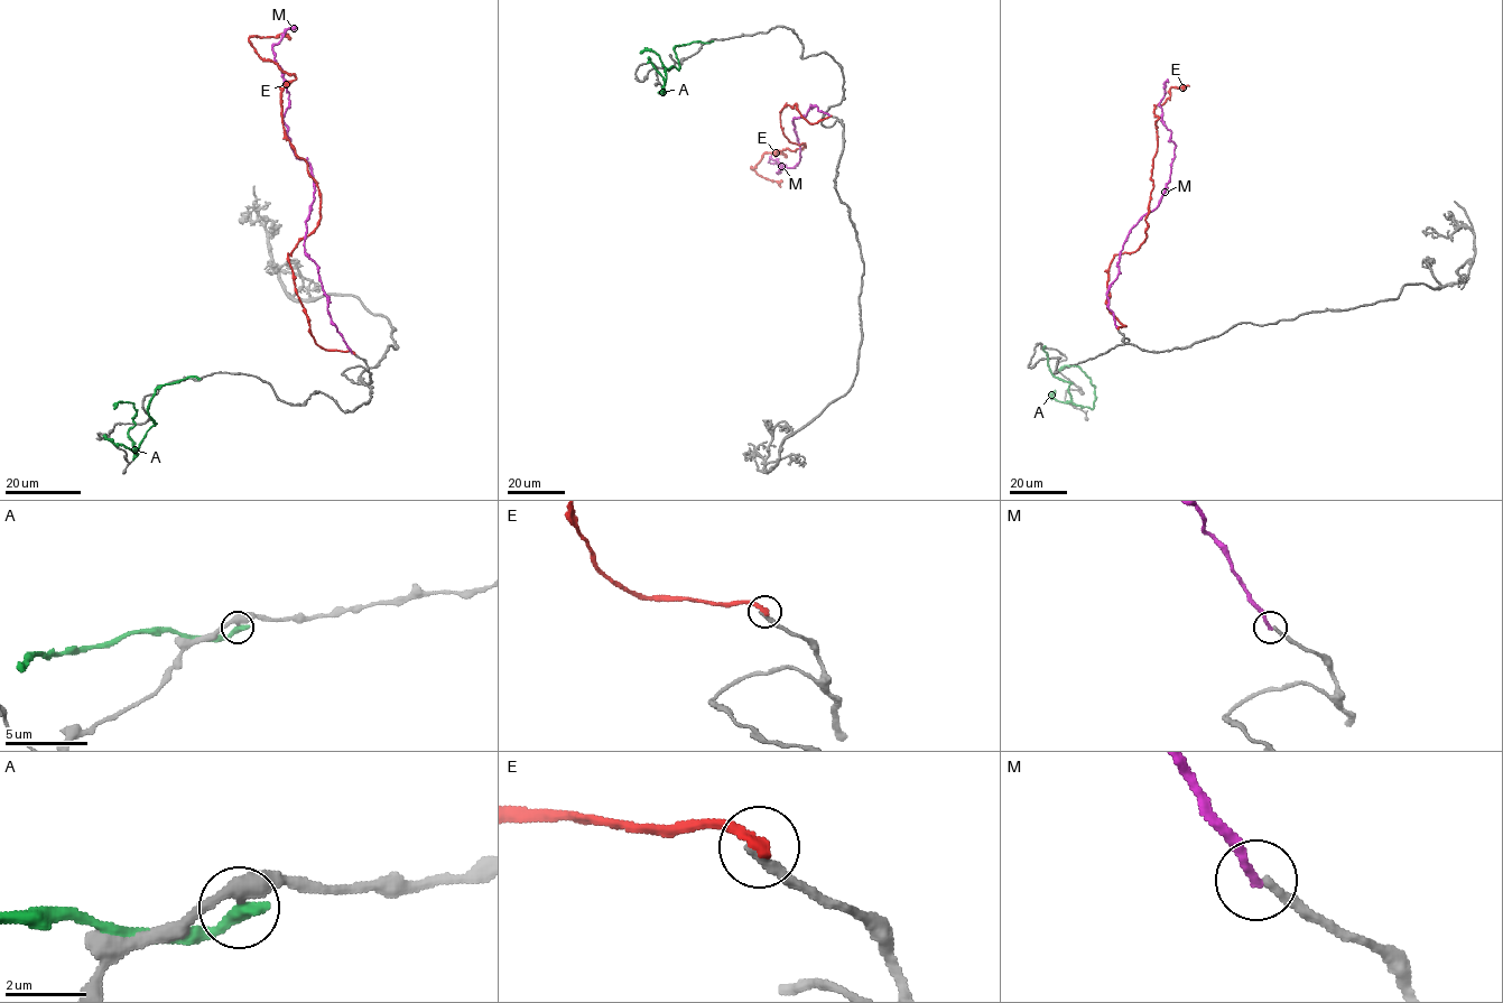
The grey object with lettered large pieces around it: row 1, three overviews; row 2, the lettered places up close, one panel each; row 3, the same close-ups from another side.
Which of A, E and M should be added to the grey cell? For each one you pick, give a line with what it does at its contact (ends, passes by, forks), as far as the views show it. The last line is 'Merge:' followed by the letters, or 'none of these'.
Merge: none of these

